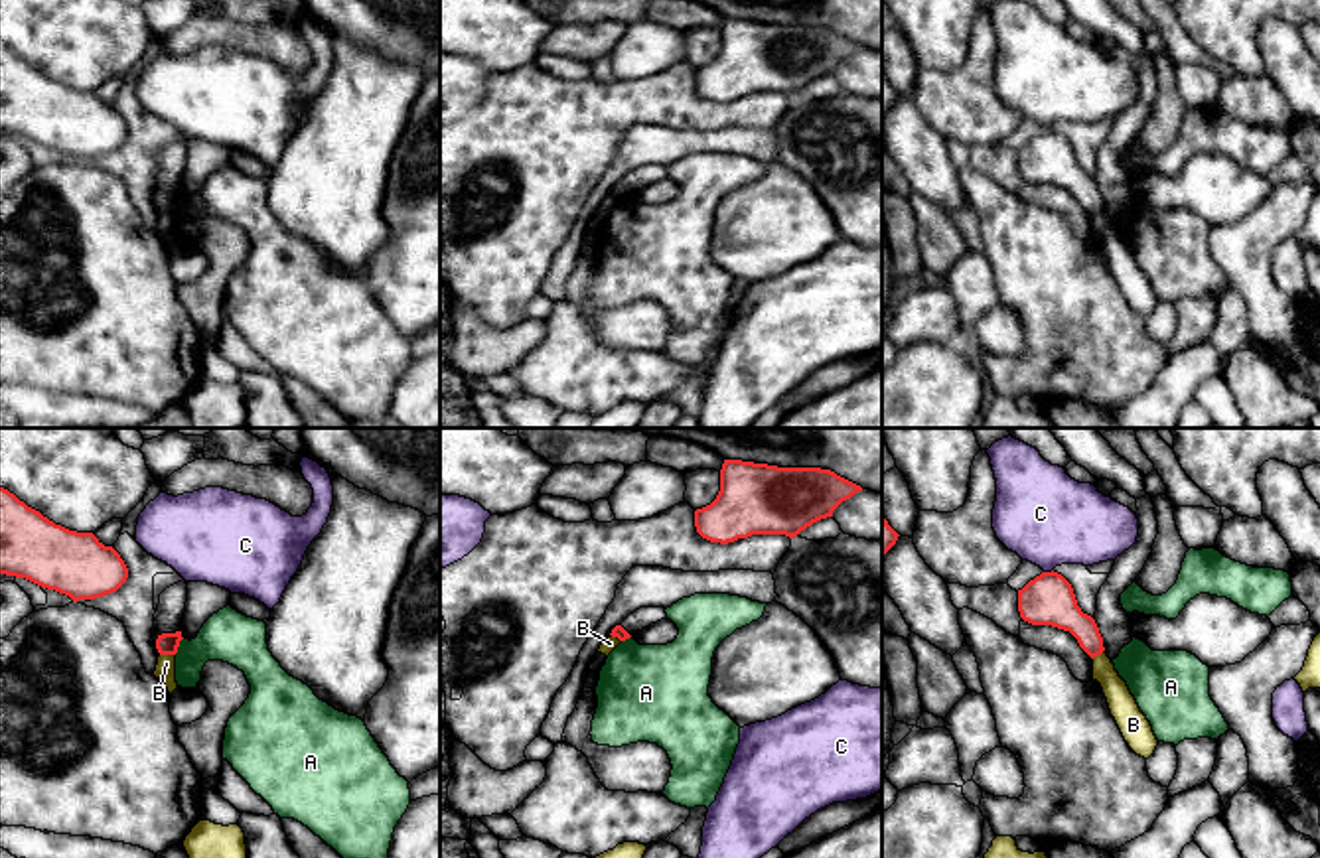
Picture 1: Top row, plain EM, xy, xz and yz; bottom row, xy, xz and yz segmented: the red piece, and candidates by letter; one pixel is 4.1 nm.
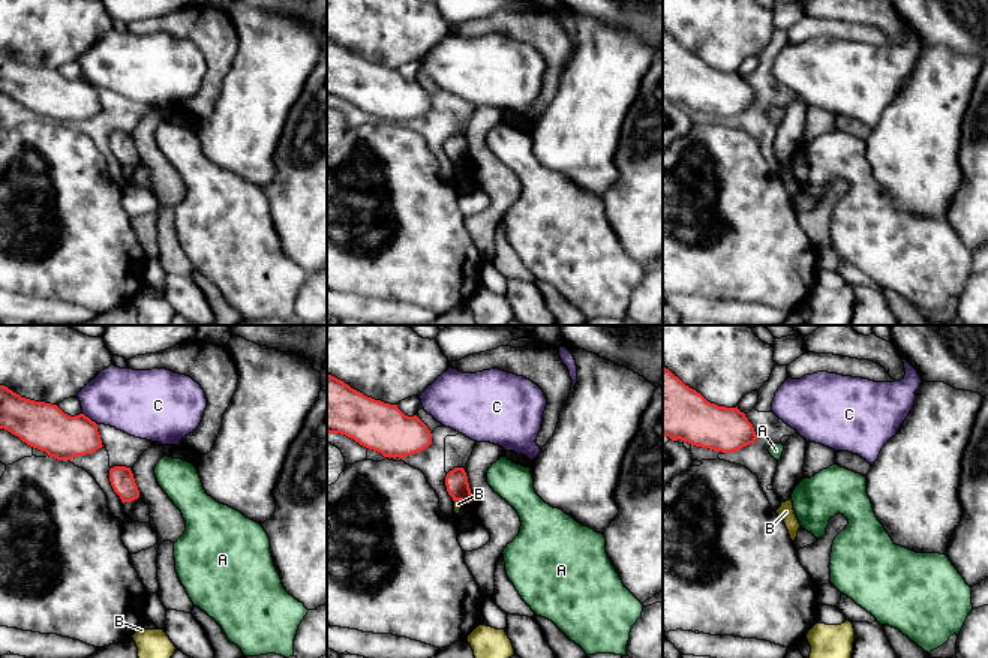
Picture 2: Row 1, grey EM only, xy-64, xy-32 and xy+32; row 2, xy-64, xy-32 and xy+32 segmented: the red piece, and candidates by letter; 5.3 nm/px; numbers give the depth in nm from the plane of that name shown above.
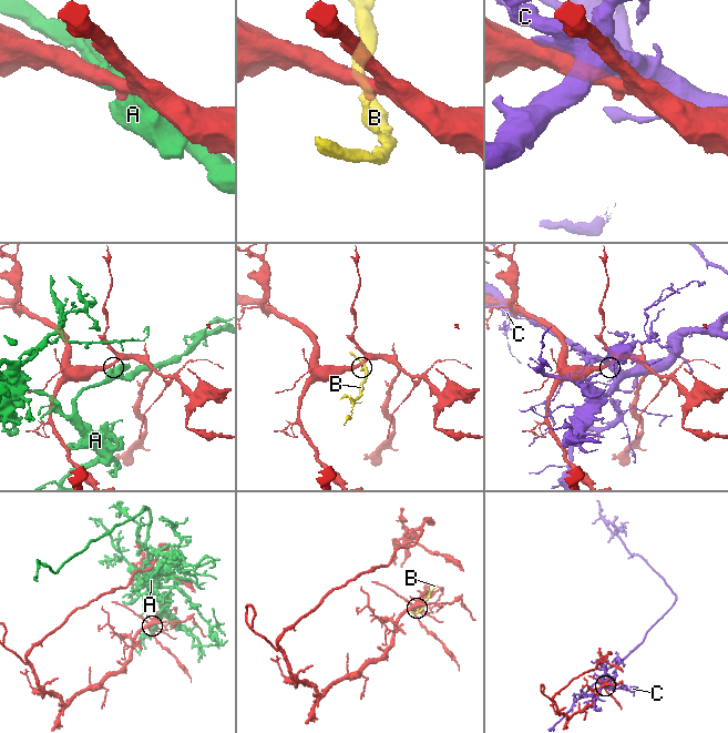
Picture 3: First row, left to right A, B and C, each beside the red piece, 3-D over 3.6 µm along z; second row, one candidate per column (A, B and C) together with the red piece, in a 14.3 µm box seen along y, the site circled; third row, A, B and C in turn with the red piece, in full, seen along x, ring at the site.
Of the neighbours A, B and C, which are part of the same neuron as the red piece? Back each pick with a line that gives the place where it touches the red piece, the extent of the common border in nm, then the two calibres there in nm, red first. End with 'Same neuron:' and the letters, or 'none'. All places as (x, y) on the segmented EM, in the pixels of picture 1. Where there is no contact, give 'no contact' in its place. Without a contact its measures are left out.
Same neuron: none

